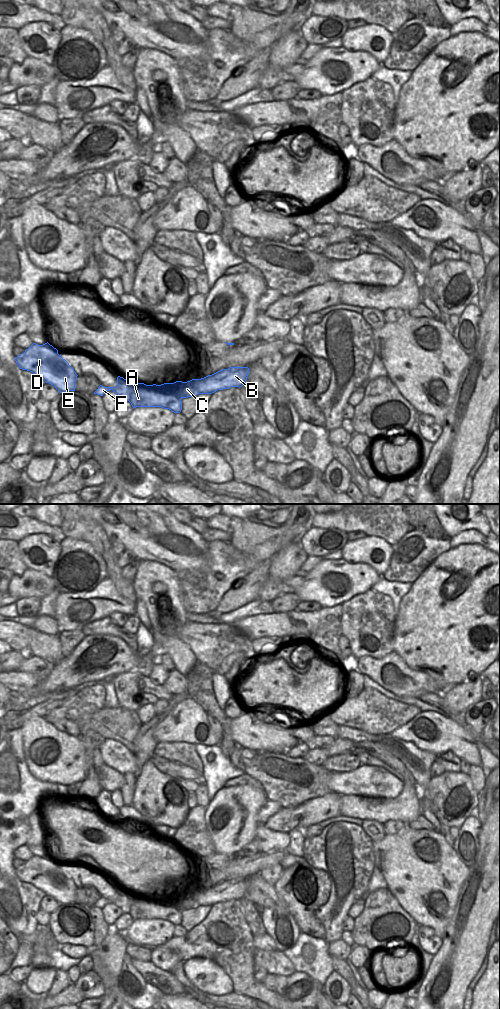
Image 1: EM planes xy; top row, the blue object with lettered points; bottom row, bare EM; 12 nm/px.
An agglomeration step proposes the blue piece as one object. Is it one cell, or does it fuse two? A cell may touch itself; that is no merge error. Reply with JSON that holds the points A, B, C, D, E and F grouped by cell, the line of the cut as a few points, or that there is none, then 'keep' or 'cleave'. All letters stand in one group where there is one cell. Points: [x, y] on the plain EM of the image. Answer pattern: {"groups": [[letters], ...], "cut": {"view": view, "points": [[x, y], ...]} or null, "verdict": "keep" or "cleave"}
{"groups": [["A"], ["B", "C", "D", "E", "F"]], "cut": {"view": "xy", "points": [[180, 910], [136, 901], [129, 913]]}, "verdict": "cleave"}

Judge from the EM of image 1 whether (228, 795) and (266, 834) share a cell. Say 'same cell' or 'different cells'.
different cells

